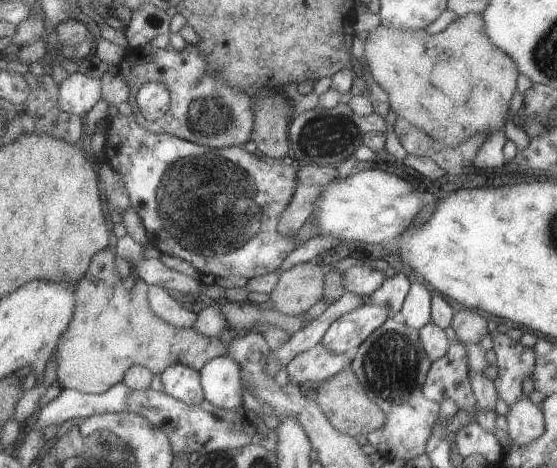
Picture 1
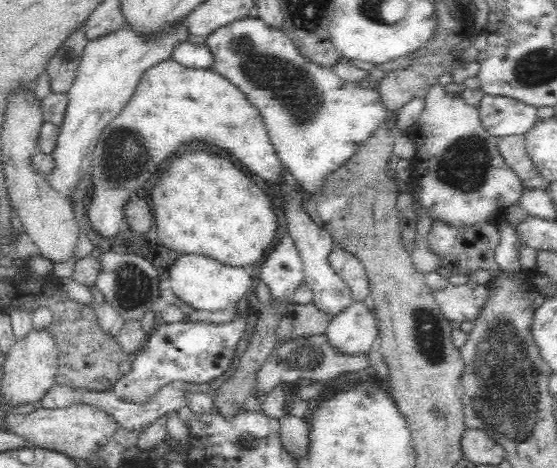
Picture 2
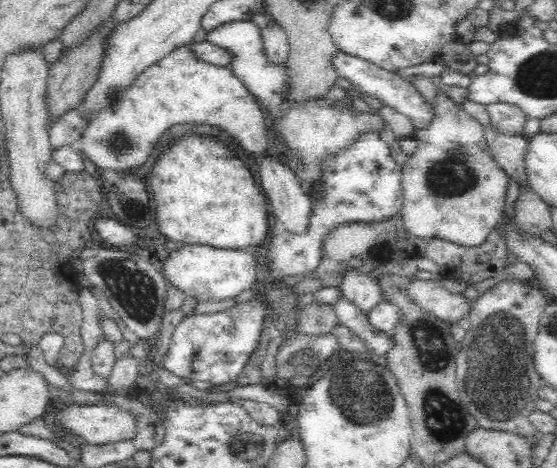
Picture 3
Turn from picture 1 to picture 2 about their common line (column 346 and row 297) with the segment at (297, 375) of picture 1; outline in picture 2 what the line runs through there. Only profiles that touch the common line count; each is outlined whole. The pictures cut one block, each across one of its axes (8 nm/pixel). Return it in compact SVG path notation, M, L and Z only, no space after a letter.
M333 248L329 254L330 266L348 285L354 302L369 302L371 288L363 264L344 248Z

